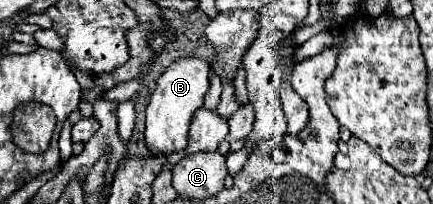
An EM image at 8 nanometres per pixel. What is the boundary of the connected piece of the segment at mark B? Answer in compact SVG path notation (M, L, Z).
M184 57L174 61L156 81L156 89L146 107L146 147L150 153L170 155L186 149L188 127L194 113L204 103L204 93L210 87L210 63L196 57Z

